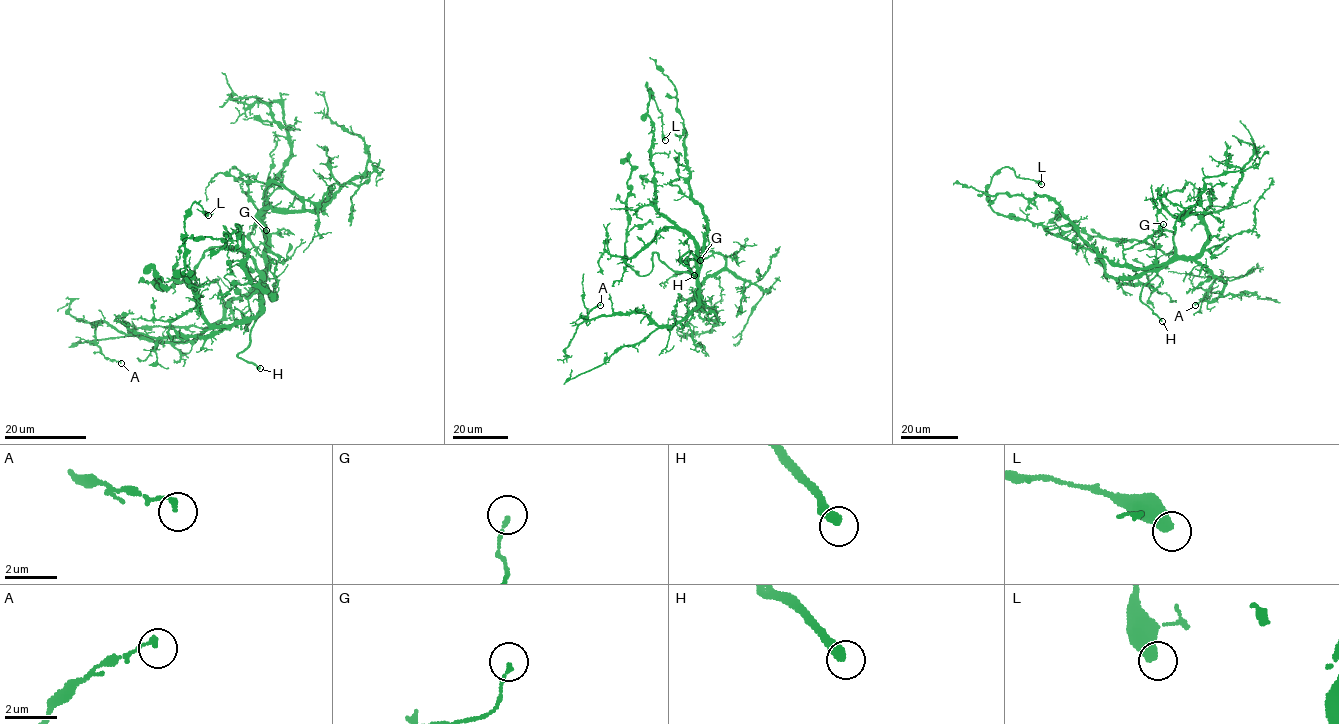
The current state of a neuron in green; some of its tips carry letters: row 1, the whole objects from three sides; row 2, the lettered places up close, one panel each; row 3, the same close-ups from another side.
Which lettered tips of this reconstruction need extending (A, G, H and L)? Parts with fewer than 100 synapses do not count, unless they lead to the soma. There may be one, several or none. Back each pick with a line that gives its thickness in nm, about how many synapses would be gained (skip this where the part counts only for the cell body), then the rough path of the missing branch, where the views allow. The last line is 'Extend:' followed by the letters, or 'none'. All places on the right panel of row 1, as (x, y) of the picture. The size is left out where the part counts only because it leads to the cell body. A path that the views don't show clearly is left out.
H: 420 nm | (1162, 321), (1178, 311), (1190, 328), (1191, 350)
Extend: H

